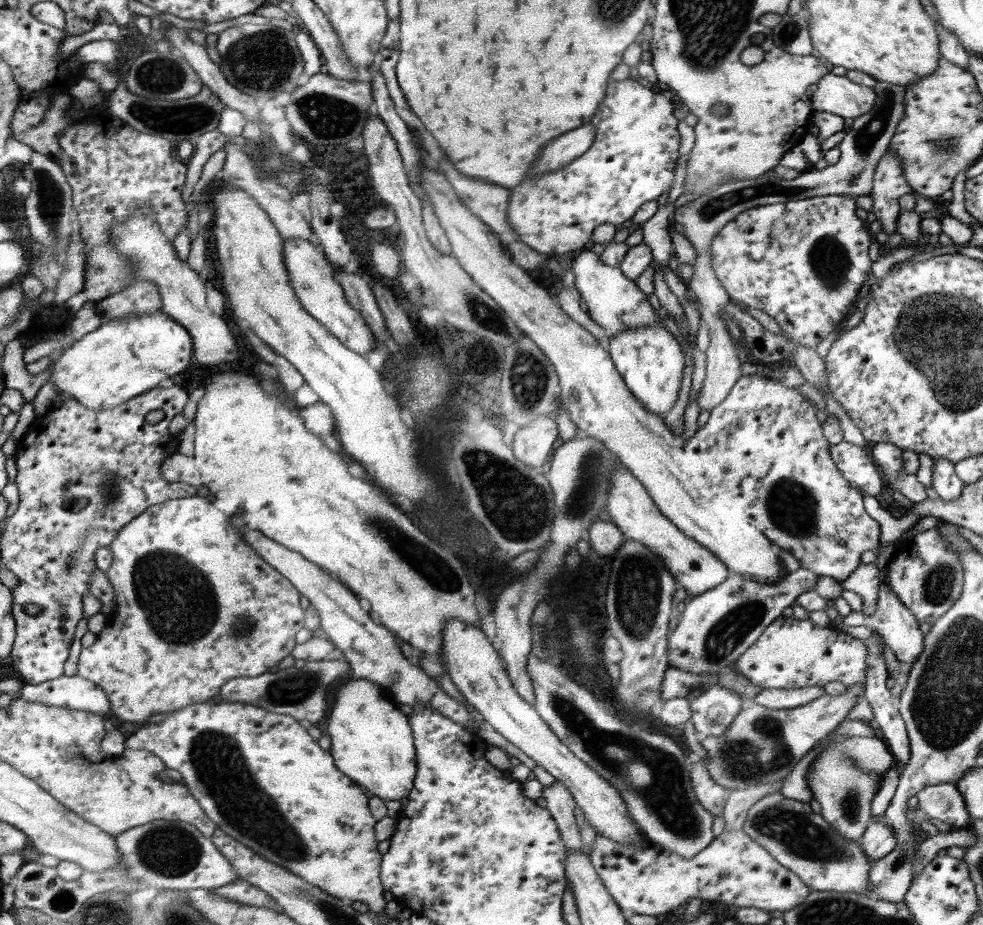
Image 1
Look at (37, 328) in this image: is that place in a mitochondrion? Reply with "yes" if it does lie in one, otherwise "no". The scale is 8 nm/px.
no

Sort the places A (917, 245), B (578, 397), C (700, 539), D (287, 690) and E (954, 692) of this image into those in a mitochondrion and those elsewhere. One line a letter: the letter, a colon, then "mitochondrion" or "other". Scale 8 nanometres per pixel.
A: other
B: other
C: other
D: mitochondrion
E: mitochondrion

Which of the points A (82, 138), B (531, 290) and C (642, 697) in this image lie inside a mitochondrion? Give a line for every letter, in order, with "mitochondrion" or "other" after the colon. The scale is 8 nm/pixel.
A: other
B: other
C: mitochondrion

